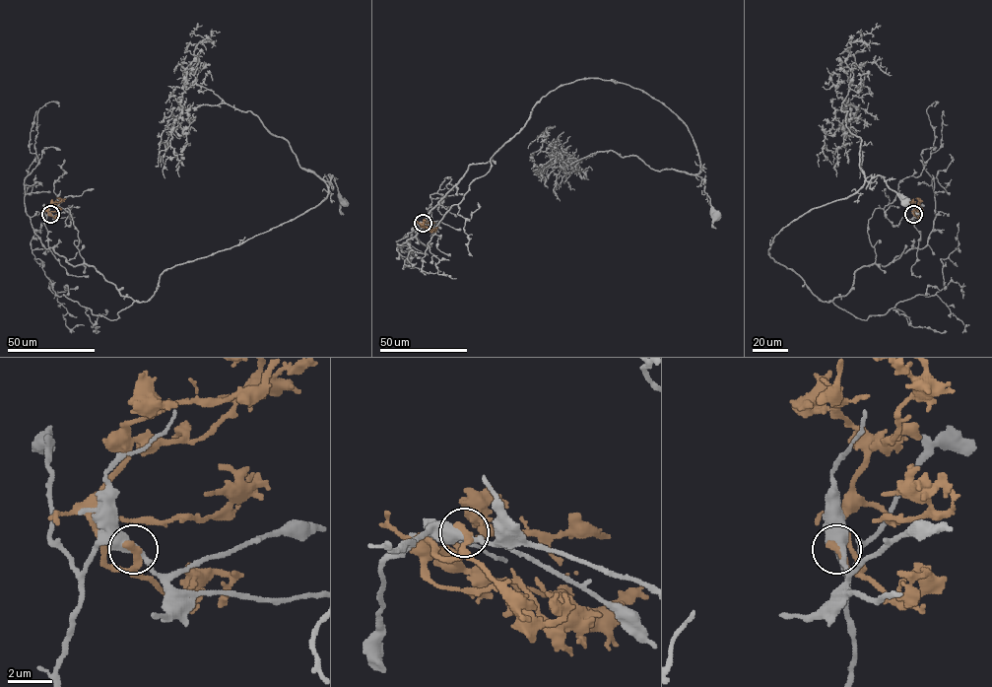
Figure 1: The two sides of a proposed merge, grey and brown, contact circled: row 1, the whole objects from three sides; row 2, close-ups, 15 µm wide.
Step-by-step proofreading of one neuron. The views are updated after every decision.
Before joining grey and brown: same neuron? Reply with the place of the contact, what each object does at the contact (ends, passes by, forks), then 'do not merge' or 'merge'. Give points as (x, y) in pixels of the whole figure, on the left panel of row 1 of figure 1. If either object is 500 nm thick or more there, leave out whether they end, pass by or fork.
(50, 214) | grey passes by | brown ends | do not merge

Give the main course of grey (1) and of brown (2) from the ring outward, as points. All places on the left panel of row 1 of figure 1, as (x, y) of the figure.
1: (51, 214), (49, 247), (146, 302), (166, 269), (315, 206), (332, 175), (344, 202)
2: (51, 214), (48, 208), (61, 199), (56, 198)

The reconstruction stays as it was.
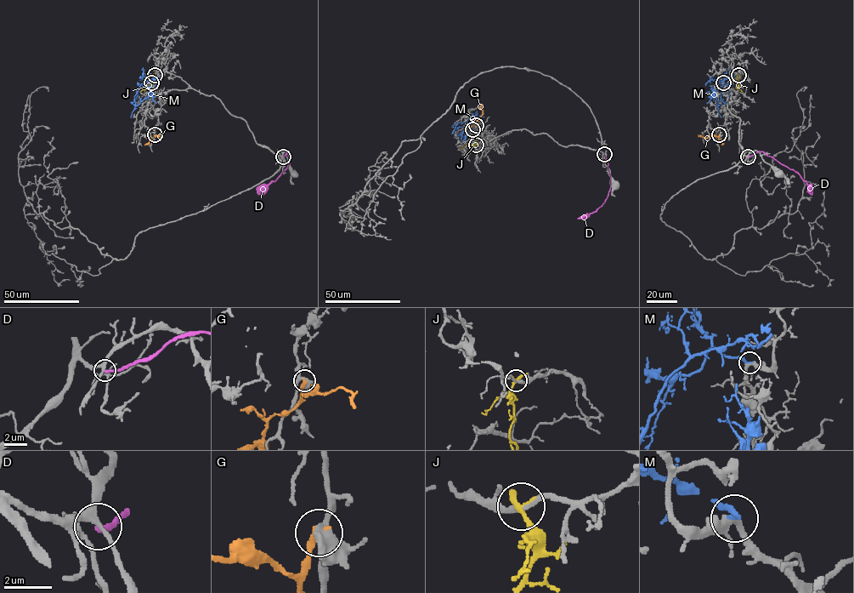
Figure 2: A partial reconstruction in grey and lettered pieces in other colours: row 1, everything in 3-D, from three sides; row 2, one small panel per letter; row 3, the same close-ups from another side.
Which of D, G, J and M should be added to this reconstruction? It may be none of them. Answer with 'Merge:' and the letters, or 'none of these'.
Merge: M

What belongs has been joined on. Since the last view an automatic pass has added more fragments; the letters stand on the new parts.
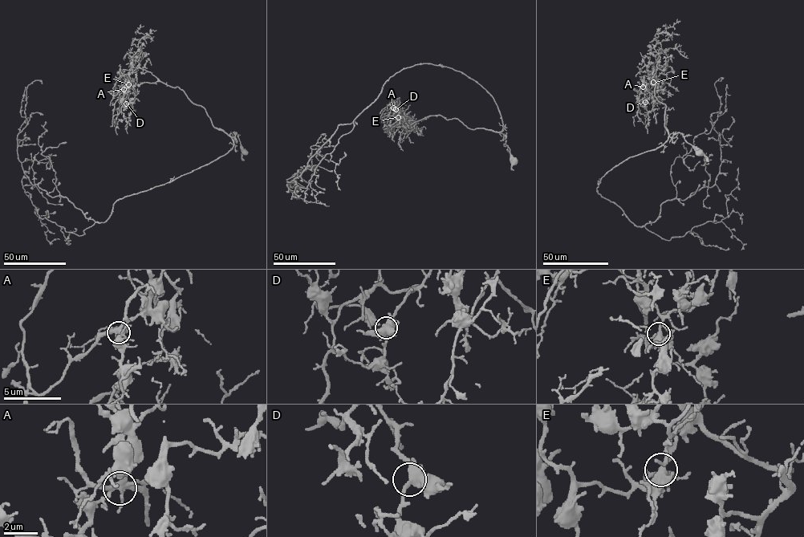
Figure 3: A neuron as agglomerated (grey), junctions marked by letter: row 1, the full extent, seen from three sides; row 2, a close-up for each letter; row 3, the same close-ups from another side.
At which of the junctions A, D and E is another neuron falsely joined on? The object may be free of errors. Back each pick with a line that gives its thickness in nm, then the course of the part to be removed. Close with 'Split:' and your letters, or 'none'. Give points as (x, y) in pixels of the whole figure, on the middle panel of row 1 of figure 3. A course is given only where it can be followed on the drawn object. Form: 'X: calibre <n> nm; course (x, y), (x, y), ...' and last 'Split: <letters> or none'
A: calibre 320 nm; course (393, 107), (399, 98)
Split: A

